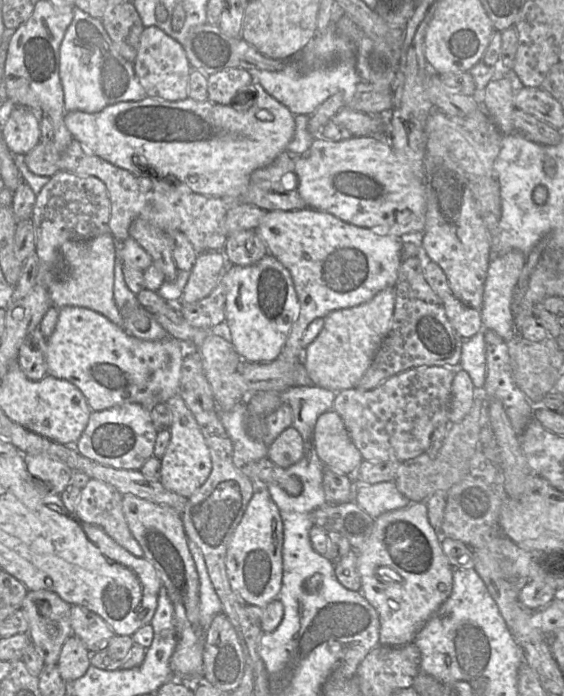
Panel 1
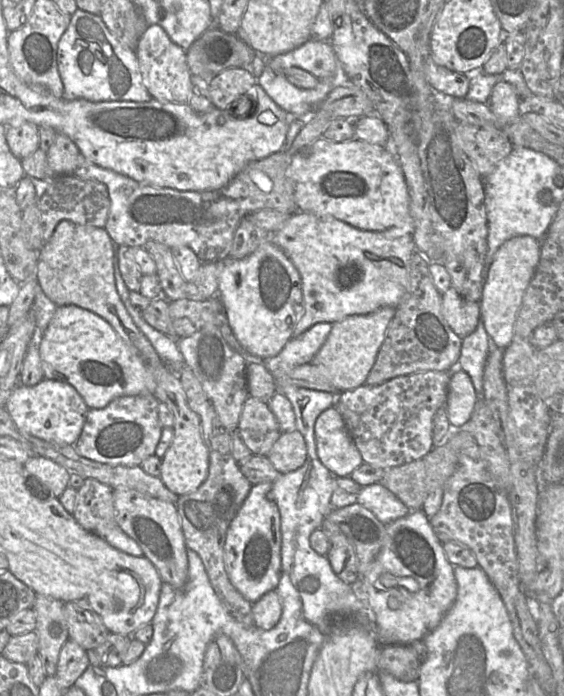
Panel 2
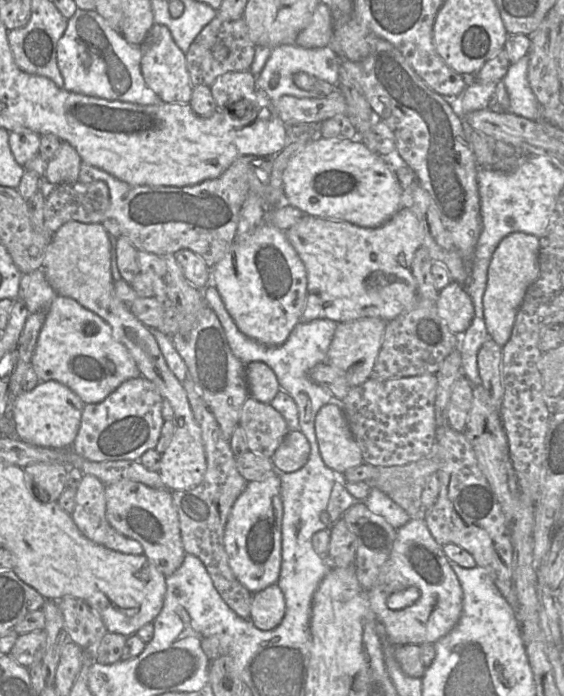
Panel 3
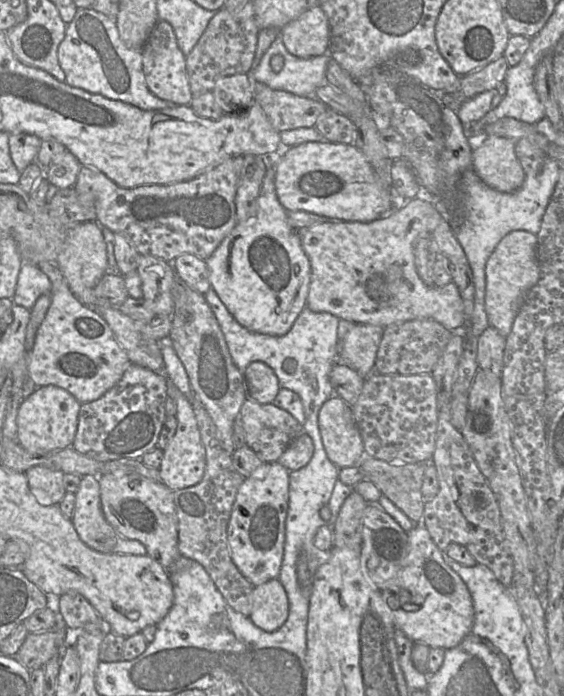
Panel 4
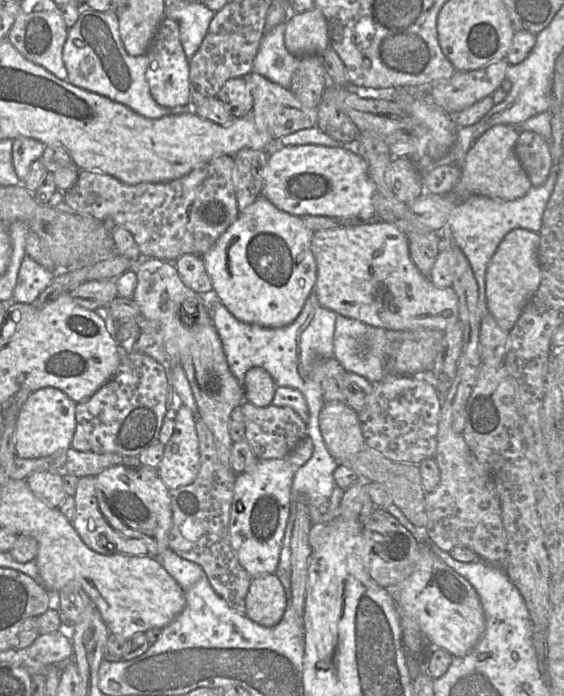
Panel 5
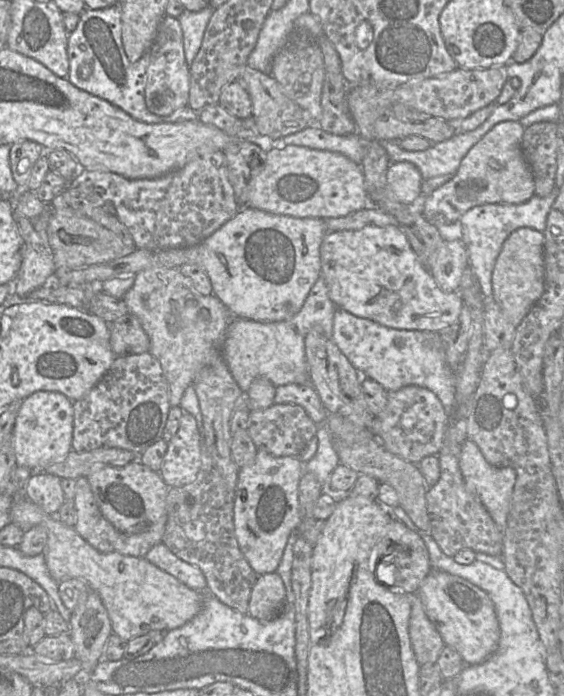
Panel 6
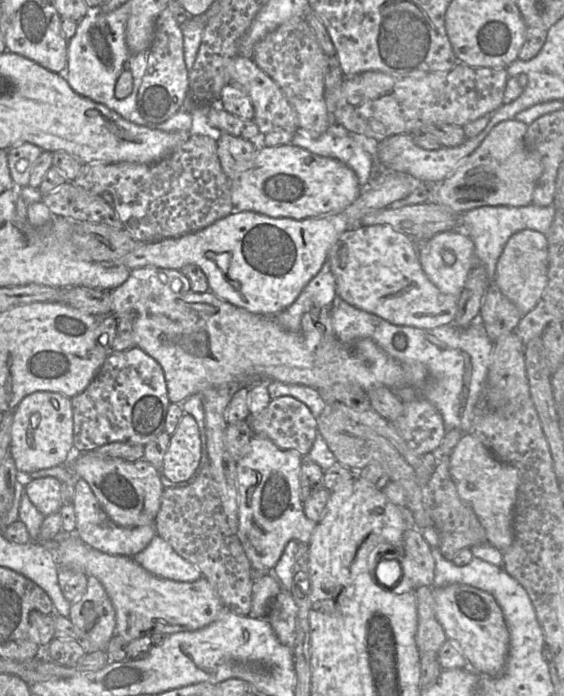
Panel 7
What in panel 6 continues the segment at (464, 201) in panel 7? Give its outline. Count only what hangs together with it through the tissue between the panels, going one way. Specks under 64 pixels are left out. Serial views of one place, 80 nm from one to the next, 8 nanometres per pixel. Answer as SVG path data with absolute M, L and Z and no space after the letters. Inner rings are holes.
M519 121L495 124L464 156L457 171L442 186L427 197L421 196L411 203L435 227L460 220L469 209L483 204L520 204L535 193L535 184L529 165L521 151L524 127Z

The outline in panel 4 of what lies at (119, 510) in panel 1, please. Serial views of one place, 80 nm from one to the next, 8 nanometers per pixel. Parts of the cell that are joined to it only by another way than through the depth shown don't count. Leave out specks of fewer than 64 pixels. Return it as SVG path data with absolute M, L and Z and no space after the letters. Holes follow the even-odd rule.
M85 475L81 477L80 484L75 492L75 507L71 522L80 539L93 550L113 554L147 554L146 548L141 542L122 537L105 519L101 508L100 485L97 475Z

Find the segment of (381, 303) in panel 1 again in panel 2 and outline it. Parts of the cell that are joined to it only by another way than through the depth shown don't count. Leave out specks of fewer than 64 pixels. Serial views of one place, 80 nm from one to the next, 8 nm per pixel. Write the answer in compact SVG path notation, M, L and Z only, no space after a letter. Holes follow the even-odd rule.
M385 306L370 314L349 316L332 324L330 333L311 363L317 366L336 392L365 384L394 314L395 308Z

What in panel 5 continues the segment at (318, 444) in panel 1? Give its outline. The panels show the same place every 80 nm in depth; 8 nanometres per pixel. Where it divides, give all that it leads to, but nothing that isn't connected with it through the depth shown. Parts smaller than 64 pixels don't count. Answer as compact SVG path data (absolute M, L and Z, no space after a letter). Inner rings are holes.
M325 402L319 425L328 451L339 463L348 462L366 446L359 413L346 402Z

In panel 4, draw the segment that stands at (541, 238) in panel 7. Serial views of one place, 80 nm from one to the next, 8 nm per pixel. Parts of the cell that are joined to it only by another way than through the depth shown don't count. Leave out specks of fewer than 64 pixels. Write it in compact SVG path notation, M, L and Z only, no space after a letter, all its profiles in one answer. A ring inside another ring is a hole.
M511 231L500 240L486 263L485 309L488 322L505 338L525 296L540 278L537 241L536 234L529 231Z

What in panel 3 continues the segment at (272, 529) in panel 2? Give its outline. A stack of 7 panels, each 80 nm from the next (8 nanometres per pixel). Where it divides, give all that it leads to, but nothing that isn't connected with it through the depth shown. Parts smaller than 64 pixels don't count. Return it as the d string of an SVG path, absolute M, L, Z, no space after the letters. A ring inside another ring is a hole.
M279 472L262 481L248 482L233 506L224 534L229 565L239 580L255 594L278 582L282 566L283 502Z

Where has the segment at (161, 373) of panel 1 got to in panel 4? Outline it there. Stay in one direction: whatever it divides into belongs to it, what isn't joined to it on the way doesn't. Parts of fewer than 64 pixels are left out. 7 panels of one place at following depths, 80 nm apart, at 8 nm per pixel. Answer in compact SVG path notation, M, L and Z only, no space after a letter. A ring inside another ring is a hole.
M43 261L38 267L51 281L51 304L38 328L35 344L28 354L28 376L37 387L54 385L71 393L81 404L99 399L116 385L131 364L107 322L94 310L80 303L70 291L57 262Z

